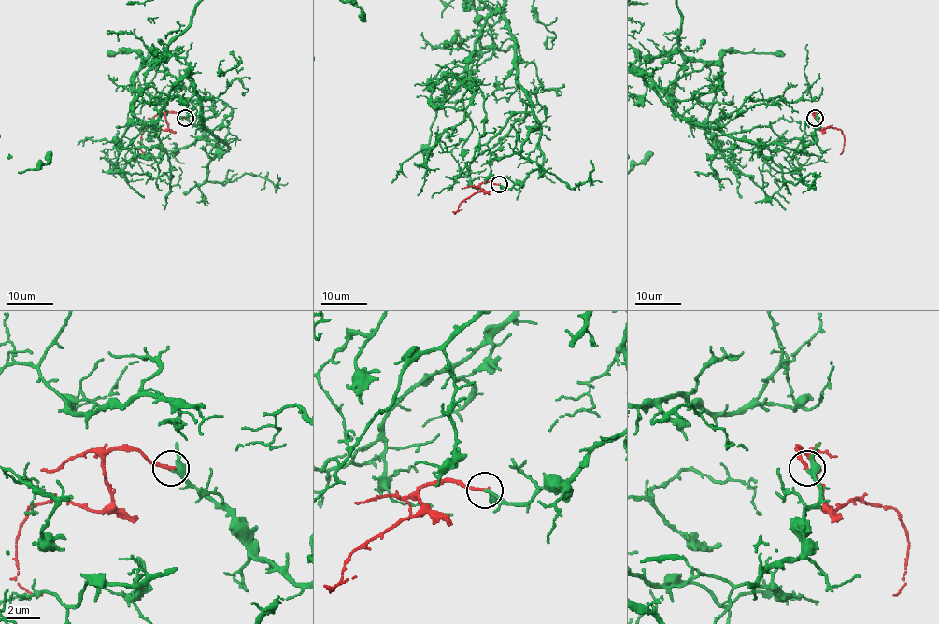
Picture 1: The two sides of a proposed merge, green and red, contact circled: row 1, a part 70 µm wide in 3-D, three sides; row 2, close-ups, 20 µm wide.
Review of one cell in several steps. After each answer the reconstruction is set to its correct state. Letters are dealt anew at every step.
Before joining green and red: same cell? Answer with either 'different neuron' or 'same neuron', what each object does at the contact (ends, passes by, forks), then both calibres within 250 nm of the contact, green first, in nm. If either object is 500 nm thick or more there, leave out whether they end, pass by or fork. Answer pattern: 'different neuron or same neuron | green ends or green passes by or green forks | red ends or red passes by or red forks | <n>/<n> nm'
same neuron | green passes by | red ends | 320/240 nm

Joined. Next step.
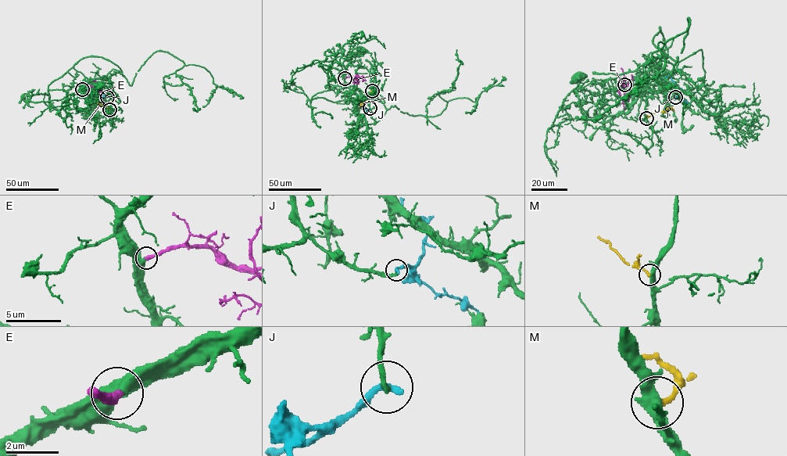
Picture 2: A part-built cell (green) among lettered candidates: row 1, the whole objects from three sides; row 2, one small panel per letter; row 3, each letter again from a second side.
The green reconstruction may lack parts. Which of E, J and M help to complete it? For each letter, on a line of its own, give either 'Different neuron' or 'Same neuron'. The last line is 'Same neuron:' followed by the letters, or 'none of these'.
E: Same neuron
J: Different neuron
M: Different neuron
Same neuron: E

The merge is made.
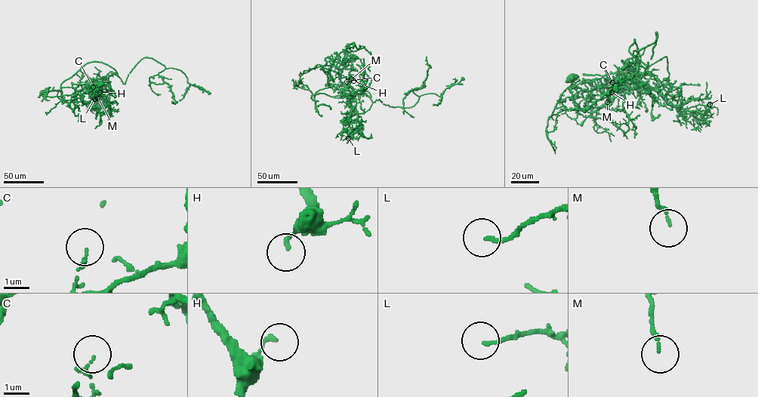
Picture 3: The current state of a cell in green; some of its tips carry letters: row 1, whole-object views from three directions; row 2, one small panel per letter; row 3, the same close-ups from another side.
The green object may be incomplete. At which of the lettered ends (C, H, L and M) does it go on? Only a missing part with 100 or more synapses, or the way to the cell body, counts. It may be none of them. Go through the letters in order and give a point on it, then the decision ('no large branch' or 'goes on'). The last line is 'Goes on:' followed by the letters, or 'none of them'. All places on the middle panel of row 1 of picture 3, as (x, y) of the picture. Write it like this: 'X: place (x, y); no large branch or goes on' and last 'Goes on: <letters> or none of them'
C: place (346, 81); no large branch
H: place (353, 81); no large branch
L: place (348, 138); no large branch
M: place (351, 78); no large branch
Goes on: none of them

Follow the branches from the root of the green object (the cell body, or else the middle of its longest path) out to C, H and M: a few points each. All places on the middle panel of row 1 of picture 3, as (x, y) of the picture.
C: (354, 57), (347, 55), (339, 66), (341, 73), (339, 77), (350, 81), (346, 81)
H: (354, 57), (346, 55), (339, 66), (341, 73), (339, 75), (340, 78), (354, 77), (353, 81)
M: (354, 57), (347, 55), (339, 66), (340, 78), (346, 77), (349, 80), (349, 75), (351, 78)

